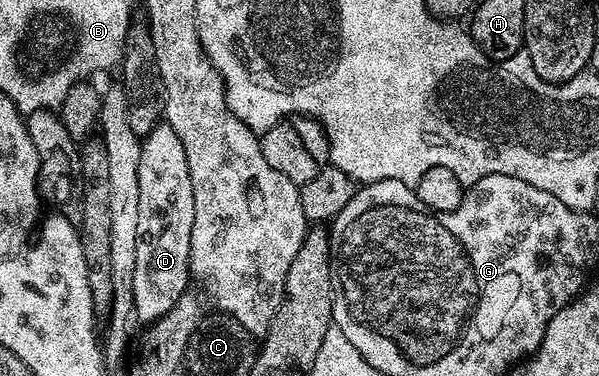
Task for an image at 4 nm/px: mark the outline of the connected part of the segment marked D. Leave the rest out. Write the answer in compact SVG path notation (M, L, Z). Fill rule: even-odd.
M165 121L159 123L150 130L141 140L142 148L140 149L139 161L139 216L137 218L136 228L136 265L135 273L132 276L132 297L134 298L133 314L137 322L142 325L155 323L168 309L172 309L180 301L180 297L187 294L189 283L192 283L190 273L190 246L192 245L192 220L196 217L196 197L192 197L192 173L188 173L188 157L184 157L184 145L180 137L176 137L176 129L172 129Z

